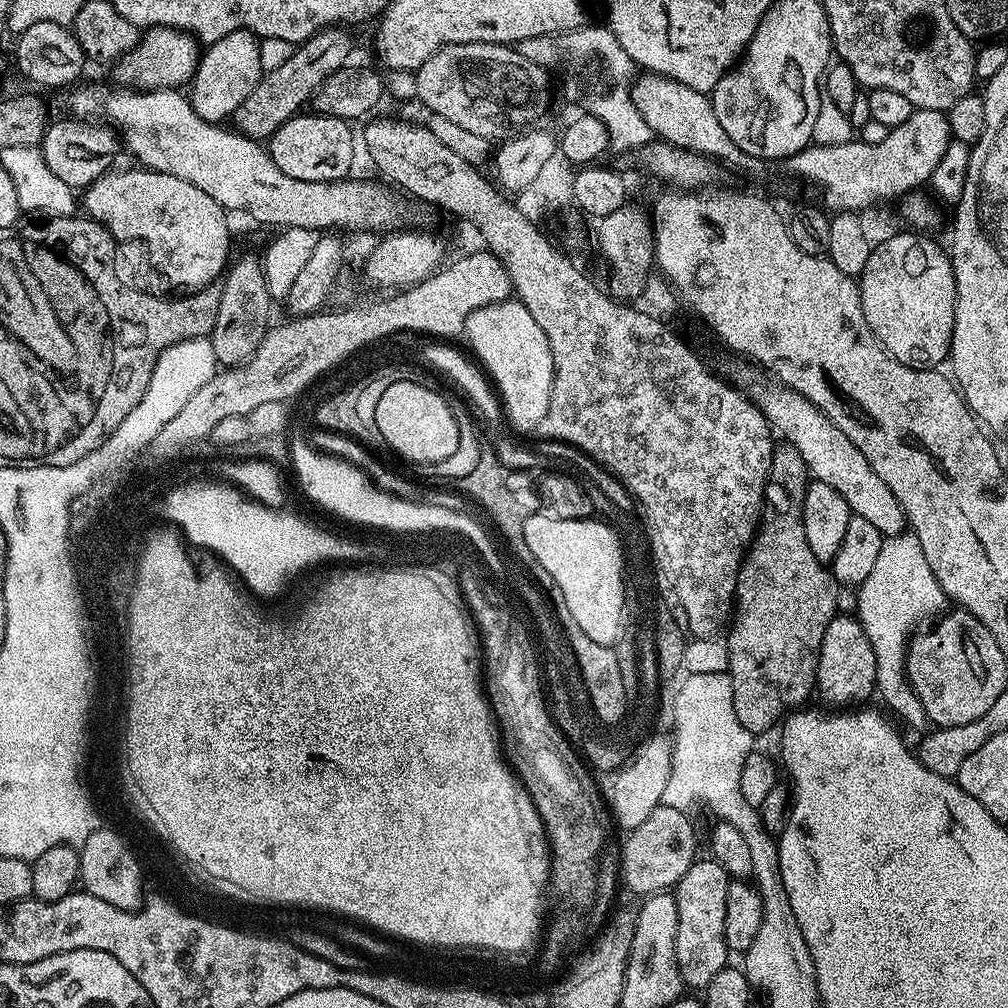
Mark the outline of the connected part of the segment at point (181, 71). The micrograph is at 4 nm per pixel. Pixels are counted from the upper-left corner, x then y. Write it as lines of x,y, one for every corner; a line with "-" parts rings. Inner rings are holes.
149,28
121,60
115,61
111,69
112,76
117,80
115,83
125,89
142,92
153,92
163,88
179,89
191,81
201,55
201,45
191,32
183,32
177,28

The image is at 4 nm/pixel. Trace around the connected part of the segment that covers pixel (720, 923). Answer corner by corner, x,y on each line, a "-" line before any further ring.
698,858
676,883
678,970
689,989
704,990
714,974
729,967
730,953
726,946
726,890
729,879
728,872
719,862
711,858

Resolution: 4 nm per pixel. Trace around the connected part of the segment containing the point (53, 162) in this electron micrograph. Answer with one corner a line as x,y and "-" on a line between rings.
67,118
49,123
44,129
42,151
46,166
50,166
50,174
54,178
62,178
66,186
74,190
83,190
94,183
113,167
116,151
121,151
122,144
113,129
100,122
85,122
75,118

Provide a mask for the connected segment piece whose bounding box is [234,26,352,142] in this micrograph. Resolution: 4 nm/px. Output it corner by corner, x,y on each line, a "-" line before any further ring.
343,27
323,28
315,32
309,40
304,41
278,66
278,70
270,70
261,75
258,86
250,90
250,98
242,102
235,114
234,124
240,135
261,142
271,138
291,116
297,115
304,103
315,97
316,91
332,77
339,68
349,63
348,55
352,52
352,40

